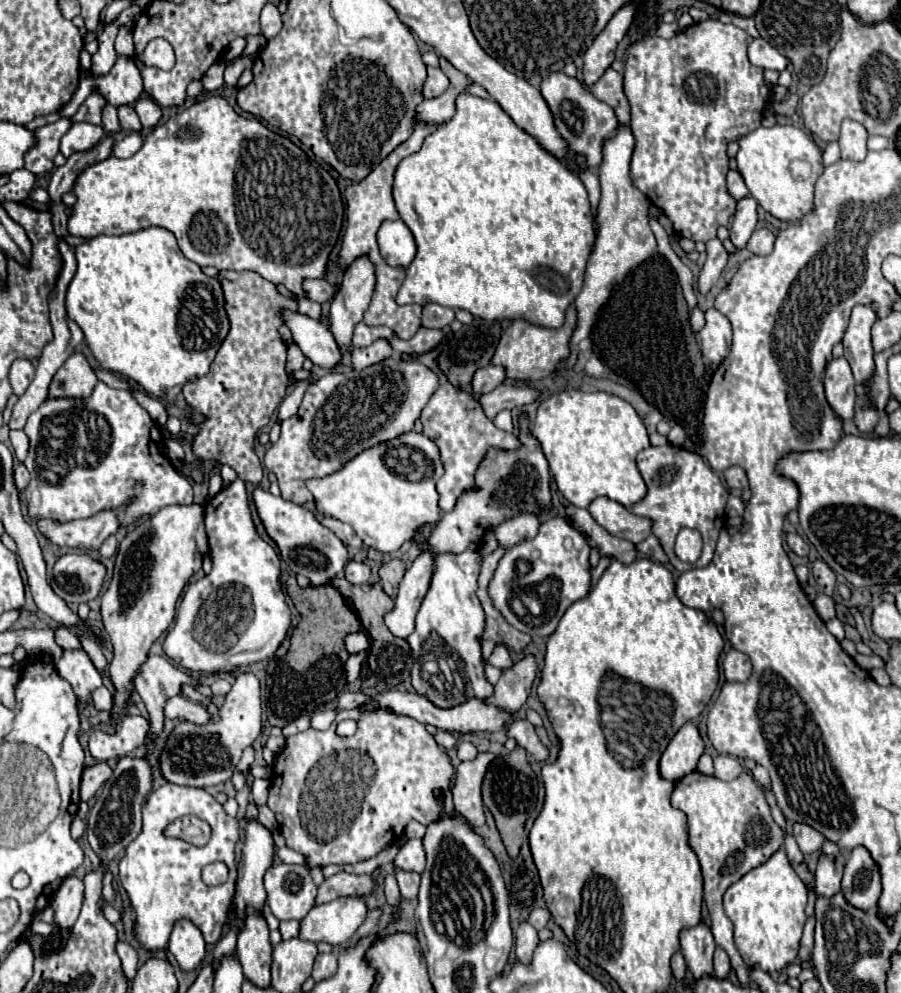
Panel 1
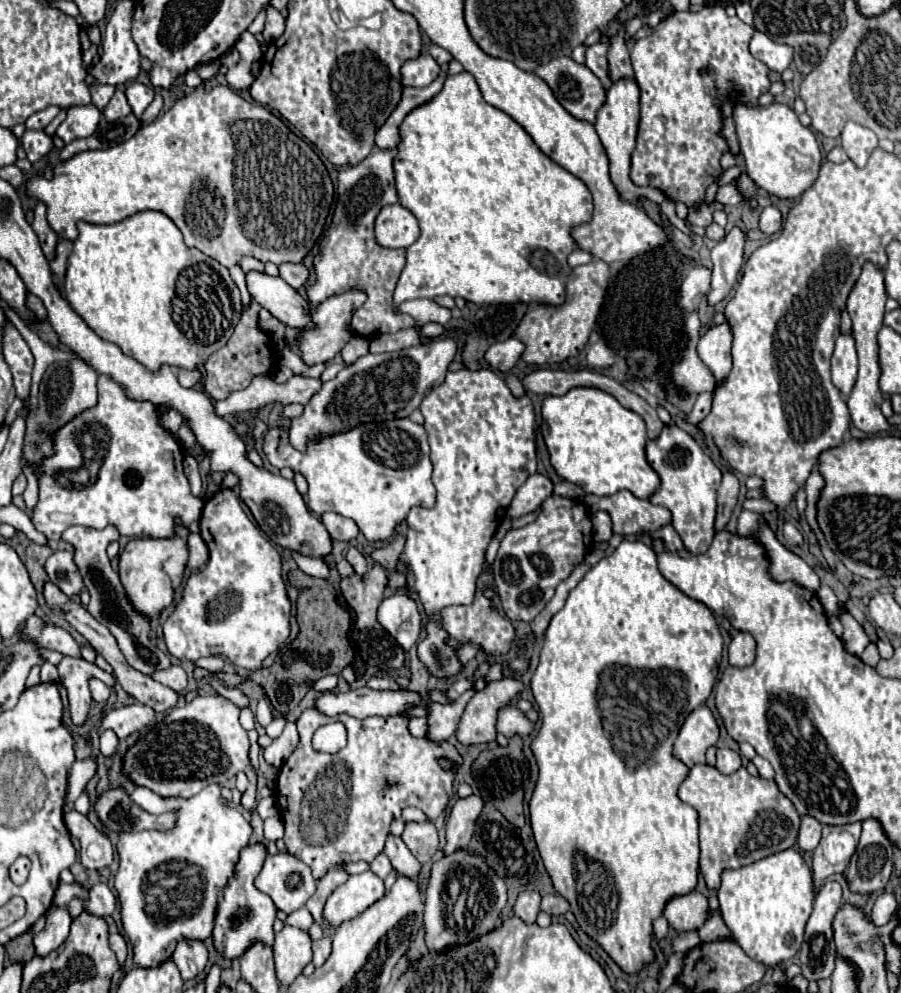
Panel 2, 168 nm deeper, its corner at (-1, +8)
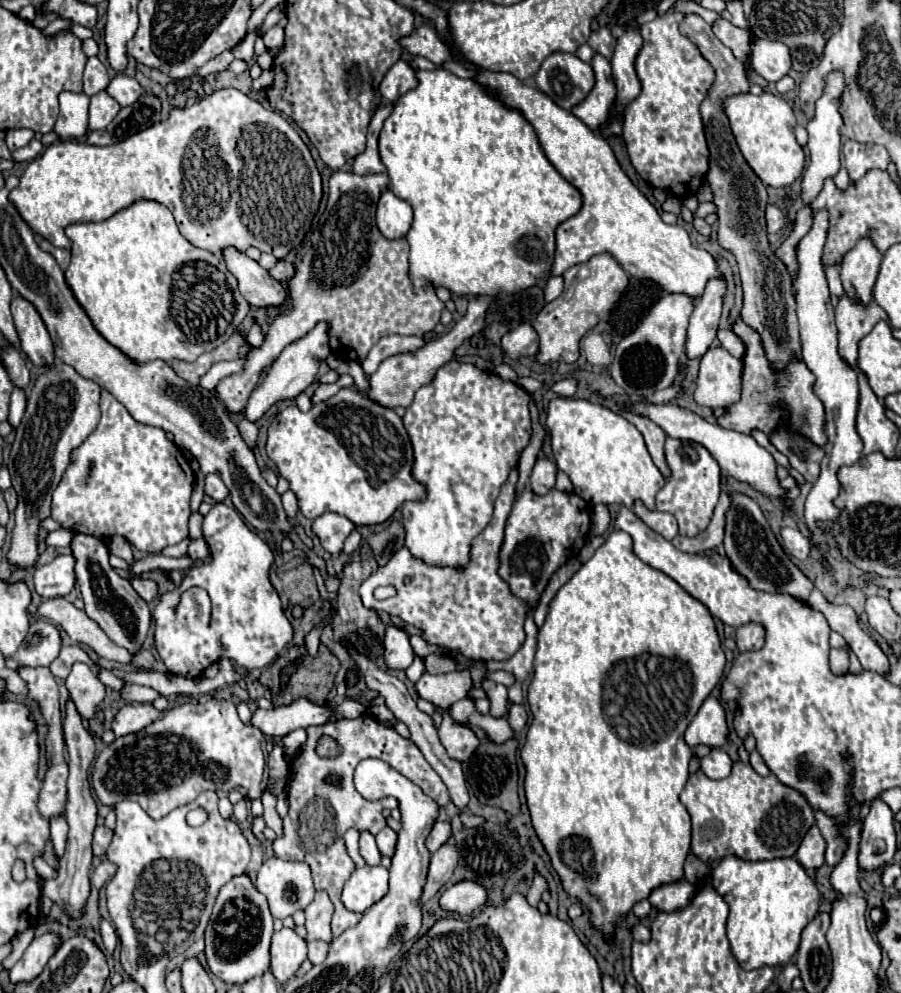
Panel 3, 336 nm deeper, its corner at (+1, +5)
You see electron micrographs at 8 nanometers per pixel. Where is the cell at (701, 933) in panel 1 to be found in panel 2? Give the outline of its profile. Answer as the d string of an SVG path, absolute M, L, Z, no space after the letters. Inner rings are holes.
M690 892L686 896L672 898L666 904L664 918L670 922L670 926L680 934L684 932L696 932L704 926L708 912L708 900L700 892Z

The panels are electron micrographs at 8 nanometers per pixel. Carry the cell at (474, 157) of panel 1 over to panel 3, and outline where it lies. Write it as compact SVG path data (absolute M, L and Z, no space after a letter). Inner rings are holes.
M442 67L434 69L434 71L418 69L416 79L418 79L416 89L400 95L394 101L394 109L392 109L390 117L384 121L384 127L378 137L378 151L380 151L380 159L386 167L386 173L390 177L390 189L398 197L408 201L414 211L414 219L412 219L410 231L406 235L406 239L410 243L410 277L414 281L414 289L420 291L424 287L424 283L430 281L434 287L442 285L442 287L450 289L452 293L474 297L474 295L516 293L516 291L532 287L534 283L538 283L542 279L548 279L554 249L556 249L554 231L562 221L566 221L568 217L572 217L580 211L580 207L582 207L580 193L548 161L544 149L540 147L538 135L536 135L534 127L526 121L526 117L520 111L506 107L500 99L496 99L496 95L488 87L476 83L474 79L460 79Z

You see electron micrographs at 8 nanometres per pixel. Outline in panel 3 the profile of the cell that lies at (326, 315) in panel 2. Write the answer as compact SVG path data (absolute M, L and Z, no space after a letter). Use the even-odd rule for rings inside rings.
M318 323L306 337L290 343L282 353L280 357L274 361L274 365L270 367L270 371L264 375L264 379L260 381L260 385L252 391L252 395L248 397L248 403L246 403L246 419L256 423L264 417L264 413L272 407L272 405L278 405L286 399L294 399L296 395L300 395L302 391L306 391L314 379L316 379L316 373L318 373L318 367L320 363L330 355L330 347L328 347L328 325L326 323Z

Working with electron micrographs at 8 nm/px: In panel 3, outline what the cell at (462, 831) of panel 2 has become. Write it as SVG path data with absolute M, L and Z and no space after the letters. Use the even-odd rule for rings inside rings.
M450 843L442 845L436 853L432 853L430 871L428 871L428 879L426 879L420 903L426 903L428 899L432 899L446 885L446 881L452 877L456 861L458 861L458 851Z

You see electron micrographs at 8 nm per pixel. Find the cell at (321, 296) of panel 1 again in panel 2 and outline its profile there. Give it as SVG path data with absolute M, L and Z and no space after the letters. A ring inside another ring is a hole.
M282 264L280 266L280 278L288 282L294 290L300 290L308 282L308 268L304 264Z

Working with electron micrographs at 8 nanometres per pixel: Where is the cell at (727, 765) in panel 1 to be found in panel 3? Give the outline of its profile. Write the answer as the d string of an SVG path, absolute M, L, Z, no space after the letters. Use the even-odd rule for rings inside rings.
M712 749L700 759L700 771L710 779L724 779L732 771L732 759L722 749Z

